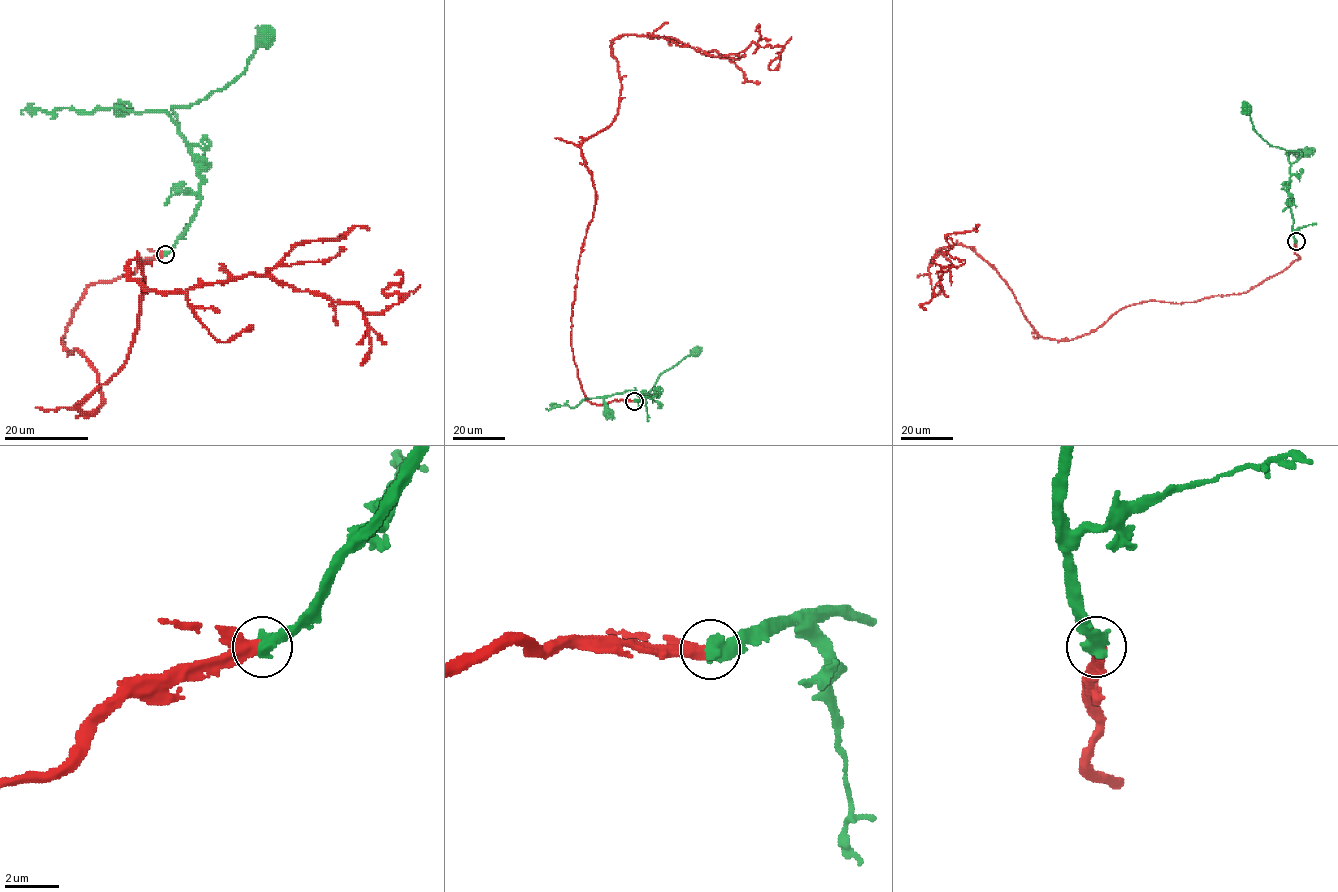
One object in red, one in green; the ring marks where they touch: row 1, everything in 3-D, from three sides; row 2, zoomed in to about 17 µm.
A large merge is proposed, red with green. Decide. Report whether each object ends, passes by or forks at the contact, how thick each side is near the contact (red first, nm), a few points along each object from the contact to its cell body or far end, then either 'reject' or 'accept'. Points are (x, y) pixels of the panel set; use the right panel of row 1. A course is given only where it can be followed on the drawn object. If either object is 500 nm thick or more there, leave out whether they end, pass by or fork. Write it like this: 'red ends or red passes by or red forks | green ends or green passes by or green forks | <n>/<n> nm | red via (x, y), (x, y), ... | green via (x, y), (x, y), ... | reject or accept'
380/650 nm | red via (1296, 241), (1246, 292), (1067, 340), (970, 248), (940, 278), (948, 254) | green via (1296, 241), (1290, 209), (1290, 167), (1301, 155), (1263, 139), (1253, 128), (1249, 107), (1246, 107) | accept

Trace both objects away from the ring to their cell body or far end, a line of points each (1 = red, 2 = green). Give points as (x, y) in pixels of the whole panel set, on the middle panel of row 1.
1: (634, 401), (592, 404), (571, 342), (611, 42), (776, 53)
2: (634, 401), (656, 395), (644, 395), (641, 404), (638, 404), (658, 377), (695, 351)

